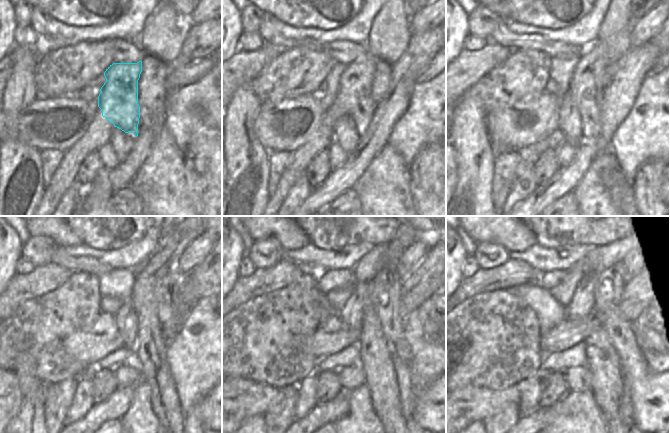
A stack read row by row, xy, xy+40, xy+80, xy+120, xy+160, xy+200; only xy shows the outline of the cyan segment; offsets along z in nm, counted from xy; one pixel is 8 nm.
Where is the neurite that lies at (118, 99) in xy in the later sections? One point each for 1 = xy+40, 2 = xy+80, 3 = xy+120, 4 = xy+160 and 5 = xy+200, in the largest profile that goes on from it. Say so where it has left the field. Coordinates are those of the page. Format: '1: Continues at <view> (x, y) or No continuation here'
1: Continues at xy+40 (354, 98)
2: Continues at xy+80 (586, 88)
3: Continues at xy+120 (151, 344)
4: Continues at xy+160 (376, 355)
5: Continues at xy+200 (603, 363).

